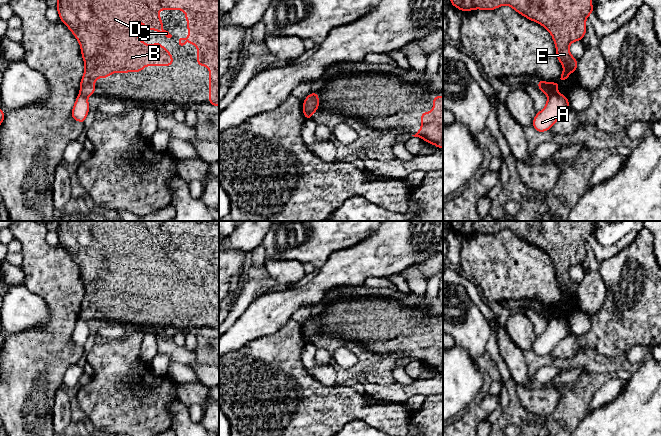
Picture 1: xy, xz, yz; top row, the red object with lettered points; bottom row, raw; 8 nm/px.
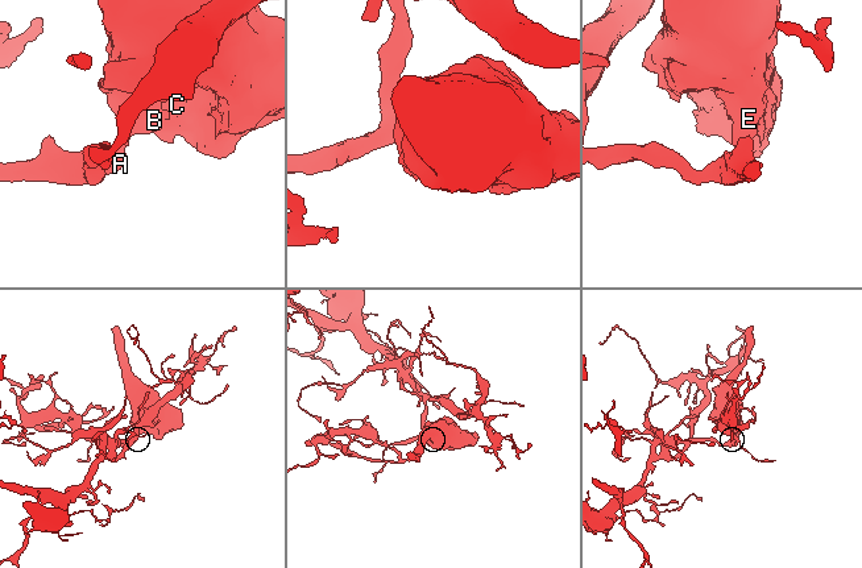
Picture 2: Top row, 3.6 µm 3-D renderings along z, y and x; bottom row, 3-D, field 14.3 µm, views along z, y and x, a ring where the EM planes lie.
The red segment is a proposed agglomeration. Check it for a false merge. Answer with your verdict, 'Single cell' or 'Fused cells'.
Fused cells

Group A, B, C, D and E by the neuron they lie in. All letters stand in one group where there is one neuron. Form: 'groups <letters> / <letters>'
groups A / B C D E

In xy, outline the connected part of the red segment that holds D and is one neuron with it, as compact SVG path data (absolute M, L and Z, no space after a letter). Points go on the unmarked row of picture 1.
M57 221L58 228L56 230L60 244L69 252L75 262L80 268L81 279L84 284L85 295L80 306L80 318L89 321L95 318L95 303L96 302L108 302L111 297L127 297L127 296L142 296L144 290L173 290L173 279L161 269L160 266L156 266L152 269L148 269L139 263L139 259L133 255L133 247L140 246L147 254L156 254L159 258L164 258L167 262L171 262L172 259L162 254L161 251L164 247L161 245L161 240L157 237L159 234L184 234L185 244L189 247L186 253L189 255L189 269L194 267L197 269L197 290L209 291L209 329L219 331L219 221Z

